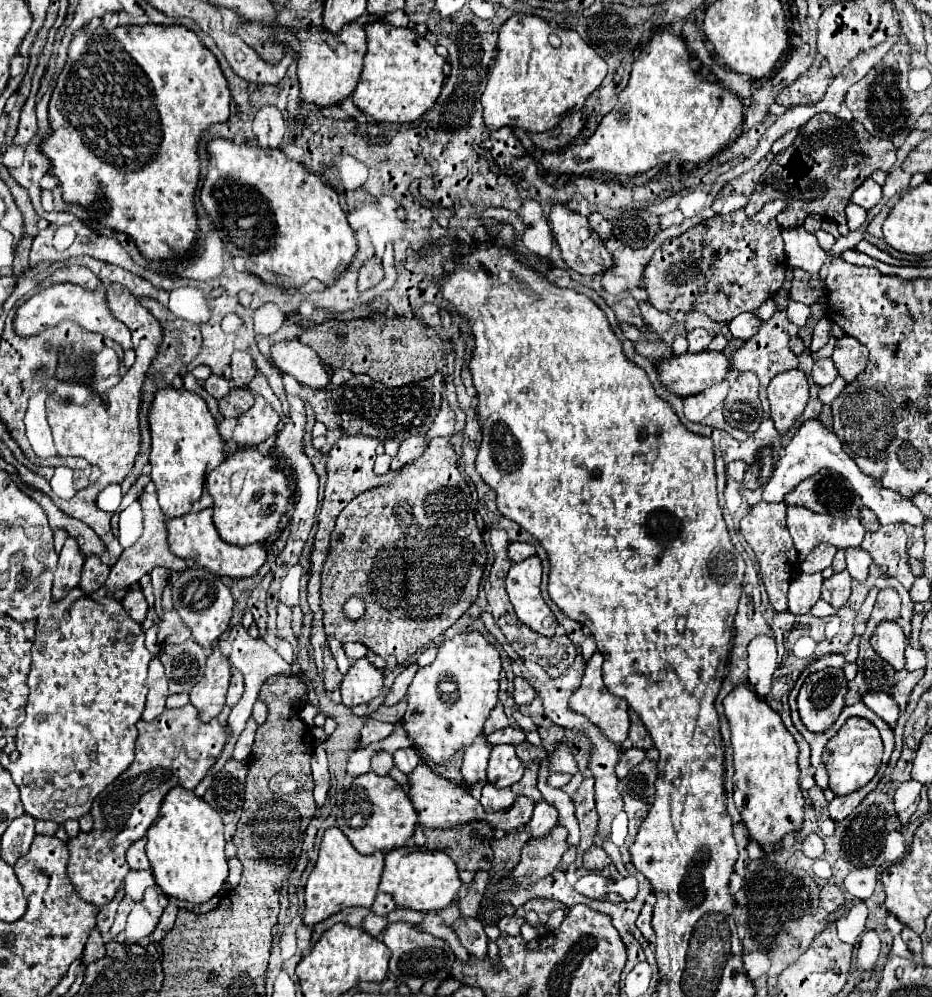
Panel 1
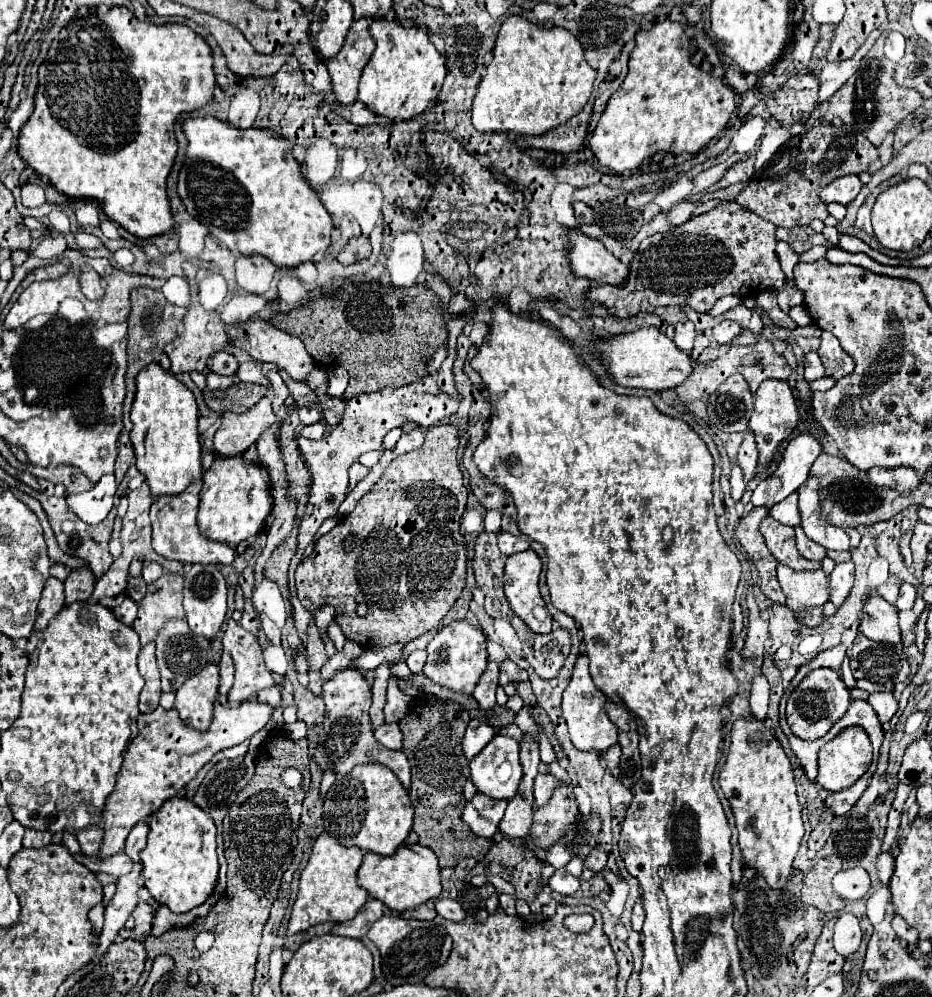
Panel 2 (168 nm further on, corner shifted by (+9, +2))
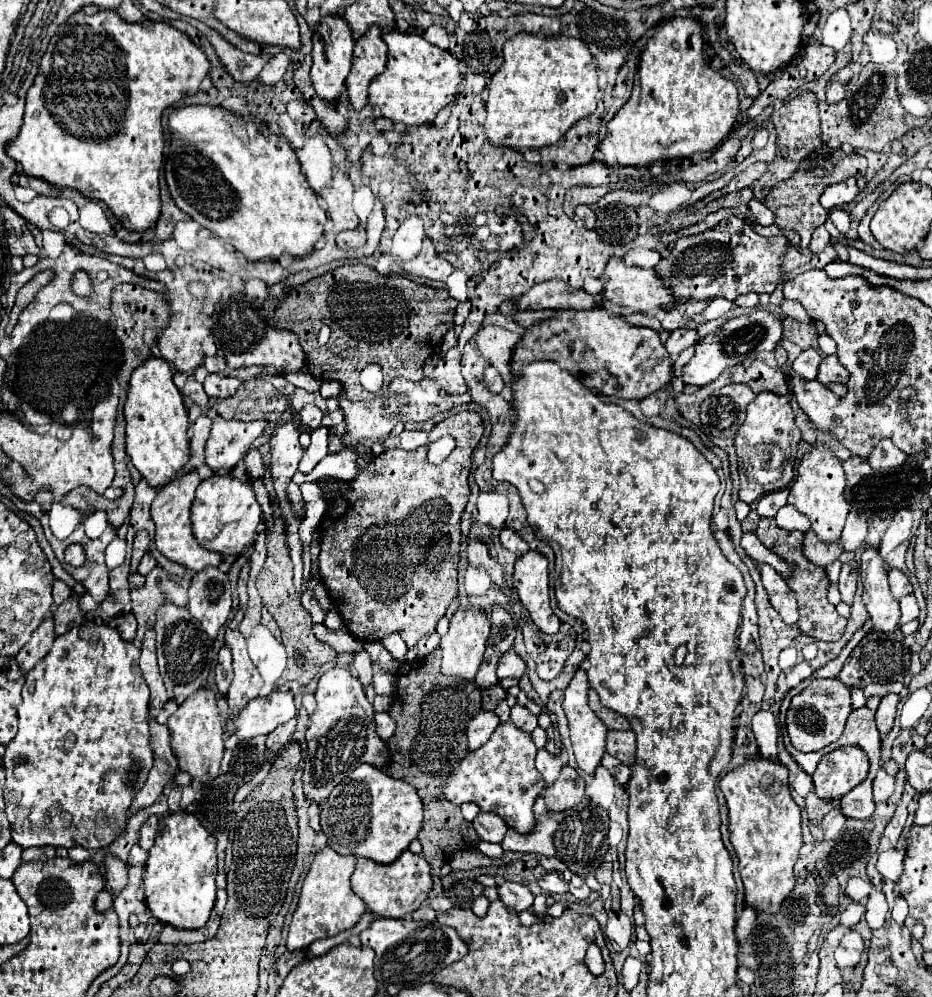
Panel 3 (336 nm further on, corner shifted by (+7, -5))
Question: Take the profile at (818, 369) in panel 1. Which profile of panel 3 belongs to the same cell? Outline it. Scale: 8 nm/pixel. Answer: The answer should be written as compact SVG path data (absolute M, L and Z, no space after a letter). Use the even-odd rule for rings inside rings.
M808 348L800 356L796 356L796 360L792 362L792 370L798 372L804 380L816 380L820 362L822 362L820 352L816 348Z

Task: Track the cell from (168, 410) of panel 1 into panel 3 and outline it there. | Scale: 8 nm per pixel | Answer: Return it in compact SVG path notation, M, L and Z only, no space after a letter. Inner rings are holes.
M150 356L146 364L132 372L126 404L126 452L138 472L148 480L150 486L160 488L168 484L188 462L188 412L180 390L172 382L172 370L164 358Z

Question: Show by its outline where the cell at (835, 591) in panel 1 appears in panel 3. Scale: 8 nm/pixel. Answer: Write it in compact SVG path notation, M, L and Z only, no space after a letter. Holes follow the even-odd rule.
M850 560L846 564L842 564L842 574L840 574L840 594L842 594L842 602L852 604L854 594L856 594L856 582L858 582L858 562Z

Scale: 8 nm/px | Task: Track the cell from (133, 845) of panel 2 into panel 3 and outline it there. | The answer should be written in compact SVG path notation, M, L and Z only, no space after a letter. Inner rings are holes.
M150 816L144 824L142 824L142 828L140 828L140 848L142 850L150 850L152 848L152 844L154 844L154 838L156 838L156 828L158 828L158 816Z

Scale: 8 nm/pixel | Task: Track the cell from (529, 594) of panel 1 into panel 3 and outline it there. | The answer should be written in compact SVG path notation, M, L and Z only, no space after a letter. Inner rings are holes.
M530 550L518 558L514 568L514 588L520 602L542 632L556 634L560 630L560 620L550 608L548 580L548 560L544 554Z

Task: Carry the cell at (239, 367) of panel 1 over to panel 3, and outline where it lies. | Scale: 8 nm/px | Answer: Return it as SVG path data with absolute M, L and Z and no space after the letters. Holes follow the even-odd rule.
M218 352L216 356L206 356L204 358L204 368L208 370L208 372L216 372L216 374L224 374L224 370L226 370L226 360L224 360L224 356Z

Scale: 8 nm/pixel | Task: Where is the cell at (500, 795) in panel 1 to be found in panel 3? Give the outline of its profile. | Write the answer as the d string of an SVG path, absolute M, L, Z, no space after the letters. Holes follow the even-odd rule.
M480 812L472 824L474 824L480 840L496 842L496 844L500 844L504 840L504 834L508 830L506 822L500 816L490 814L490 812Z

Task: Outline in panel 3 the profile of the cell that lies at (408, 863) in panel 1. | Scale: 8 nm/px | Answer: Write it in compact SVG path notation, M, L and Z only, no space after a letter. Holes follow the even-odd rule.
M410 850L402 852L398 860L386 866L376 864L368 858L358 858L356 870L352 874L352 890L358 898L364 900L366 908L372 914L386 916L386 918L404 918L412 914L428 898L428 892L432 890L430 864L422 856L412 854Z

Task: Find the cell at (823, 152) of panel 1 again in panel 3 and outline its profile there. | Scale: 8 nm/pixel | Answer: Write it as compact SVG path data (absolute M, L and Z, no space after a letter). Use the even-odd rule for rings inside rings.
M822 146L820 150L812 152L808 158L802 160L800 170L790 178L780 184L776 184L774 192L764 200L764 206L768 206L772 212L776 212L776 226L784 230L794 230L800 234L800 248L808 248L812 232L826 222L828 212L822 210L818 198L822 190L830 184L844 182L848 178L862 178L866 174L866 158L858 154L846 154L842 150L832 150L828 146Z

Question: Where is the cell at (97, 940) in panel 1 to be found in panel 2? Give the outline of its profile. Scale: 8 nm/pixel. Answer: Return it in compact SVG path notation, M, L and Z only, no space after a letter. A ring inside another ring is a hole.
M98 903L96 907L92 907L90 909L90 913L88 913L88 919L90 919L90 923L94 925L94 937L100 937L100 931L102 931L102 921L104 921L104 907L102 907L102 903Z

